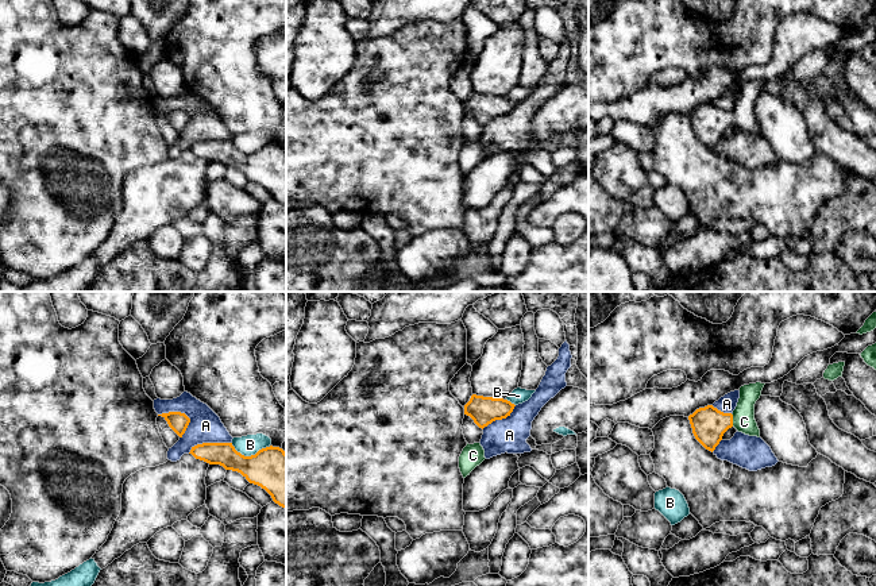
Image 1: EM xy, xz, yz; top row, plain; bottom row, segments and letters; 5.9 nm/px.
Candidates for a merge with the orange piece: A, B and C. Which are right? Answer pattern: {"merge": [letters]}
{"merge": ["C"]}

